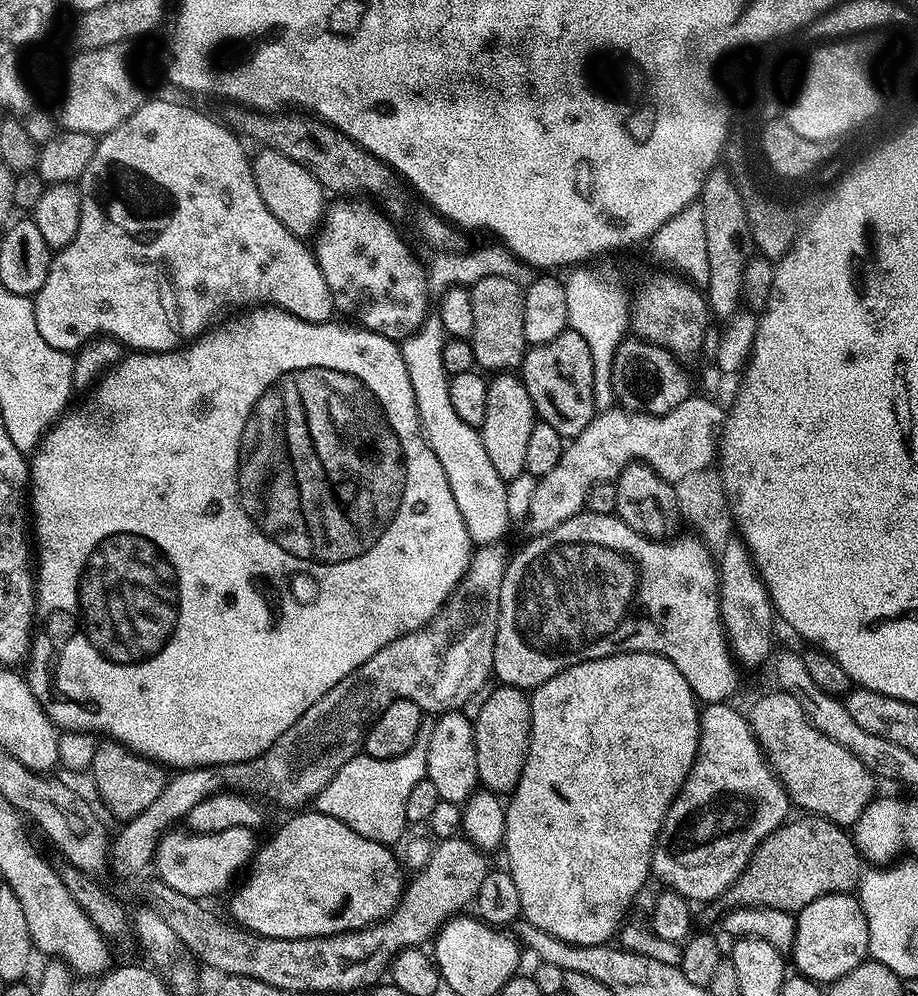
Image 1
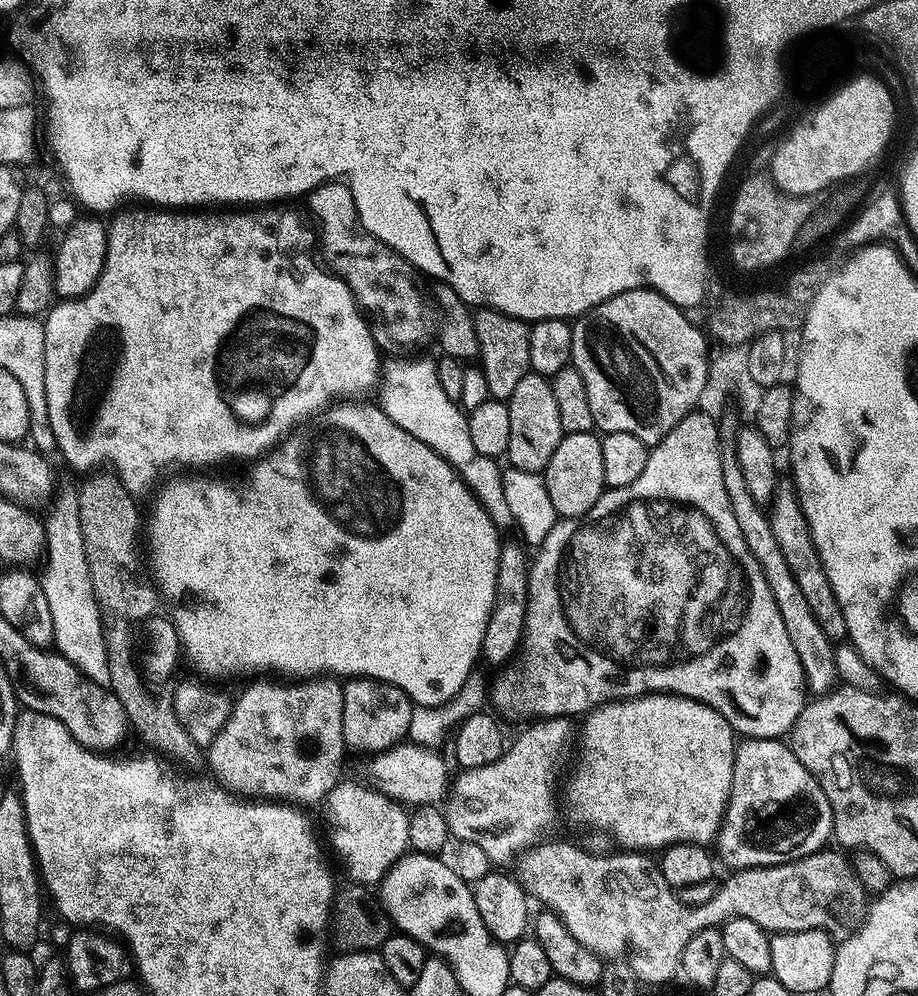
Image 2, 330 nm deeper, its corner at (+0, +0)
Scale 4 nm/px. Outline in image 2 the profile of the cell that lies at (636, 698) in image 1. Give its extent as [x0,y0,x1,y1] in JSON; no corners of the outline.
[564,692,738,850]

